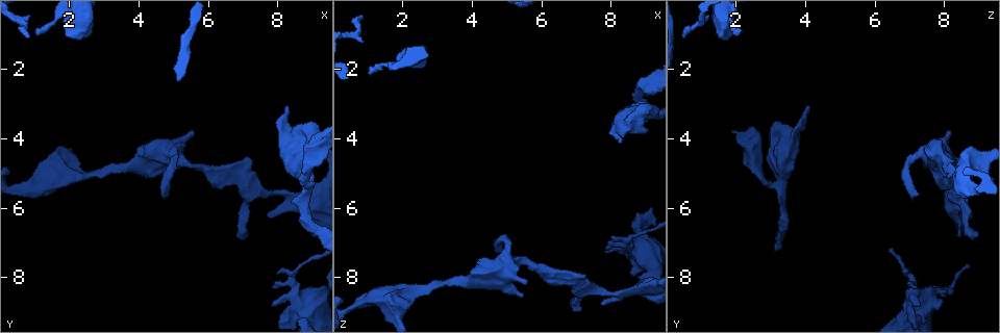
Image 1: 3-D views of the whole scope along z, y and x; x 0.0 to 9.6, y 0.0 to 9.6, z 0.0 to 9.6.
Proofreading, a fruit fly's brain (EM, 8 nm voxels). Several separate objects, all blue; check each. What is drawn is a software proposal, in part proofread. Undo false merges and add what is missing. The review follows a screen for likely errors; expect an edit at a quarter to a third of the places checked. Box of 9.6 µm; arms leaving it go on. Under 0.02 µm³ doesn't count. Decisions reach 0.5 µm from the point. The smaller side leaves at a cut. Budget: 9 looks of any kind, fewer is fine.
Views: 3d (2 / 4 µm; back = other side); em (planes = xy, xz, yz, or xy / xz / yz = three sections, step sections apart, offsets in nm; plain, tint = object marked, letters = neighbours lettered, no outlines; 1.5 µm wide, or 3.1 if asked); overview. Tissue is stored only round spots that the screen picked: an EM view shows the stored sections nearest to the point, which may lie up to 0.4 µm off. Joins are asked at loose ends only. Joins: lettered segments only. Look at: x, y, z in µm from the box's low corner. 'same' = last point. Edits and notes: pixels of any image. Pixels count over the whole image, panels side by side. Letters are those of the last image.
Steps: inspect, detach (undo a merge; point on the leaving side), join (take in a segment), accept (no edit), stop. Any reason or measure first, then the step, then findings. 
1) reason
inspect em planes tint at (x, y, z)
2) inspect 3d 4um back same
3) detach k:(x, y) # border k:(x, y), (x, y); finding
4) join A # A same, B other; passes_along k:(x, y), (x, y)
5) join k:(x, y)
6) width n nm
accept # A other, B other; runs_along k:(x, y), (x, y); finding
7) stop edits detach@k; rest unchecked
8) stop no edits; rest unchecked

thin neck
inspect 3d 2um at (8.15, 5.55, 8.50)

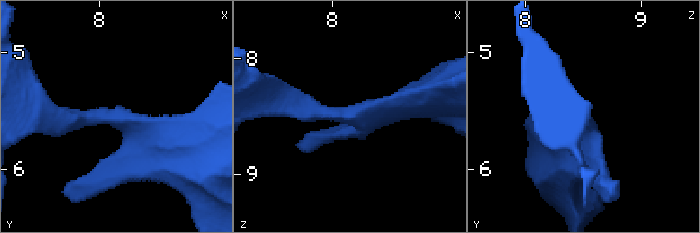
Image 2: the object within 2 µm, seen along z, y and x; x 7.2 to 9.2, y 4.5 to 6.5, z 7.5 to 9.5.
inspect em planes letters at (8.12, 5.54, 8.48)

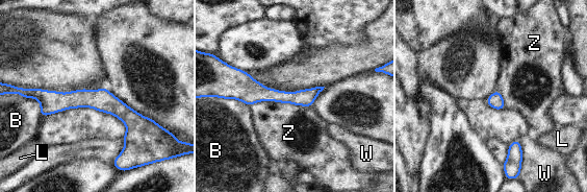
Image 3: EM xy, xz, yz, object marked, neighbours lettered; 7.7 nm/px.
width 120 nm
accept # B other, L other, W other, Z other; runs_along 3:(32, 92), (101, 99), (151, 123); continuous, no second neuron

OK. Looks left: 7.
an open end
inspect em planes letters at (8.80, 8.40, 8.00)

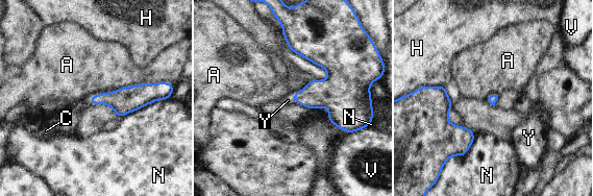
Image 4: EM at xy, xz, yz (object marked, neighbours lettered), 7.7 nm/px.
join Y # A other, C other, H other, N other, V other, Y same; the neuron continues

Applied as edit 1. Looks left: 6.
inspect overview

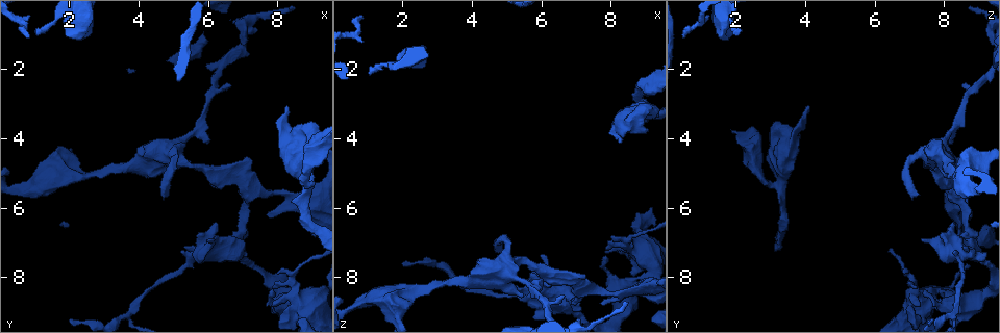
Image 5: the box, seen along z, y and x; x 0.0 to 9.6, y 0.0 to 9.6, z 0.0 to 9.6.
an open end
inspect em planes letters at (4.70, 5.70, 7.25)

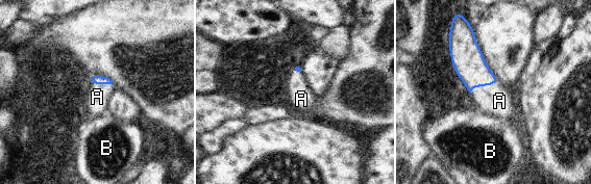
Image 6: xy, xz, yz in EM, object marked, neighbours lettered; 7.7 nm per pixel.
longest_contact A 240 nm
join A # A same, B other; passes_along 6:(467, 58), (484, 85), (499, 101); the neuron continues

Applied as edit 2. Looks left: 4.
inspect overview

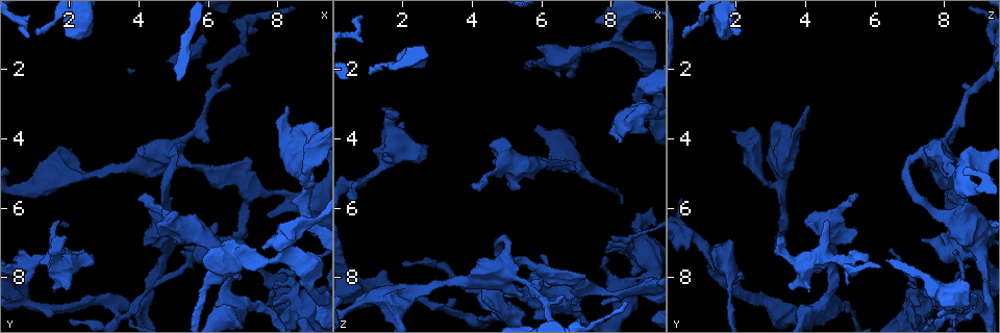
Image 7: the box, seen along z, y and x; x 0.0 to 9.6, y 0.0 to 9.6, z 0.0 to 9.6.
tapers out
inspect em planes letters at (8.35, 3.05, 4.05)

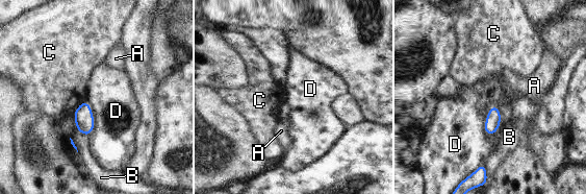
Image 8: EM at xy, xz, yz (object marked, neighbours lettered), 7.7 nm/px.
accept # A other, B other, C other, D other; border 8:(493, 104), (484, 126), (488, 135); none of them fits

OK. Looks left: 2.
stop edits join@4, join@6; rest unchecked

